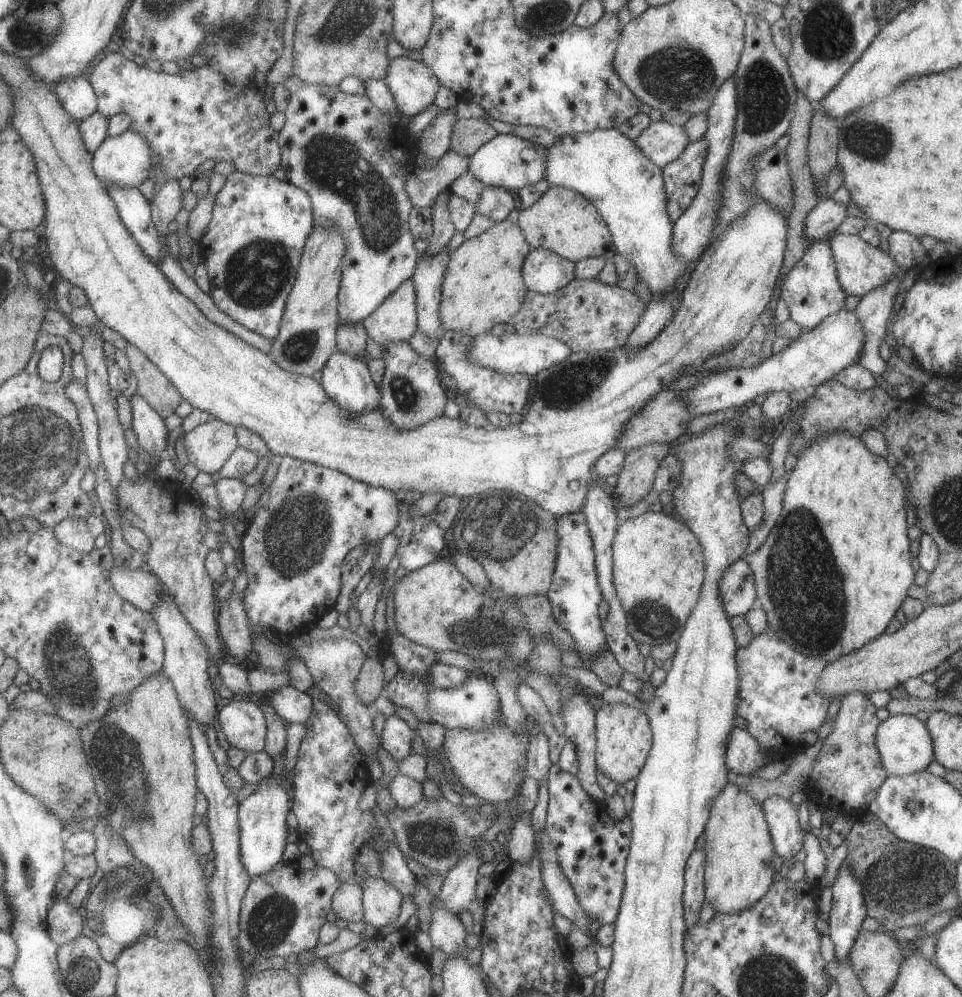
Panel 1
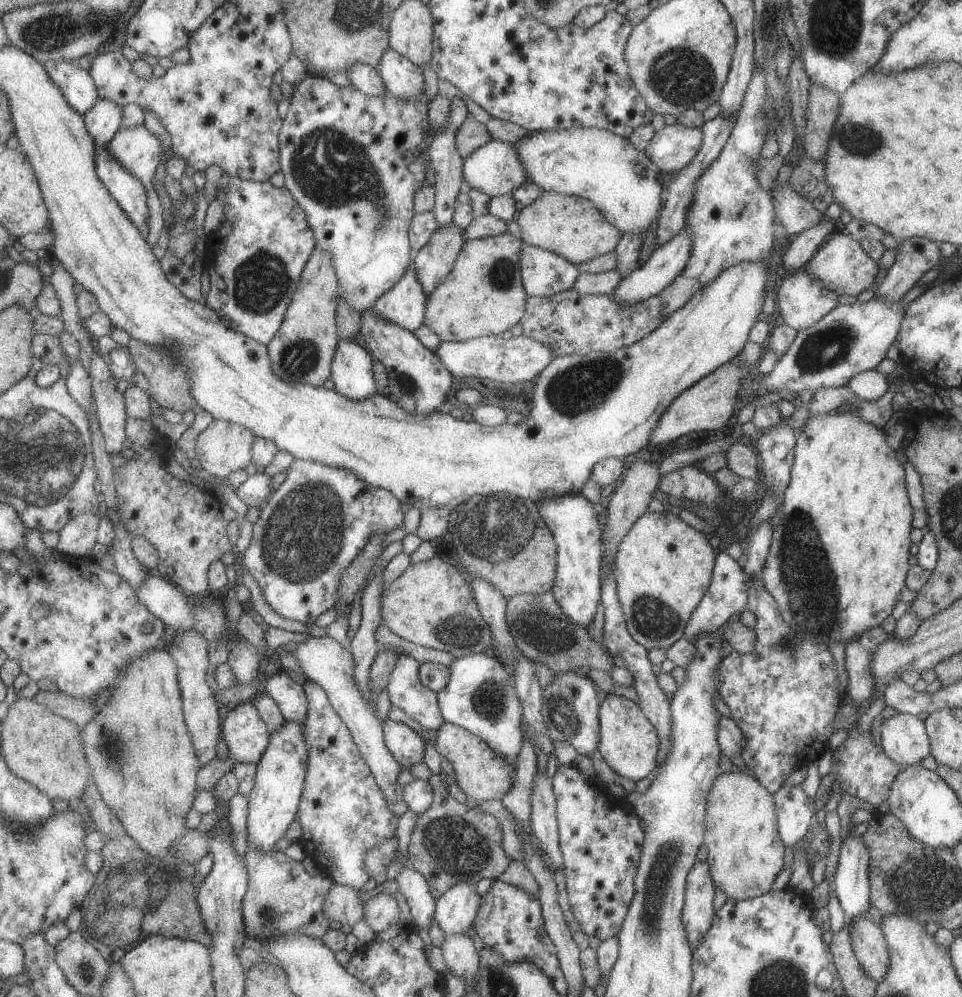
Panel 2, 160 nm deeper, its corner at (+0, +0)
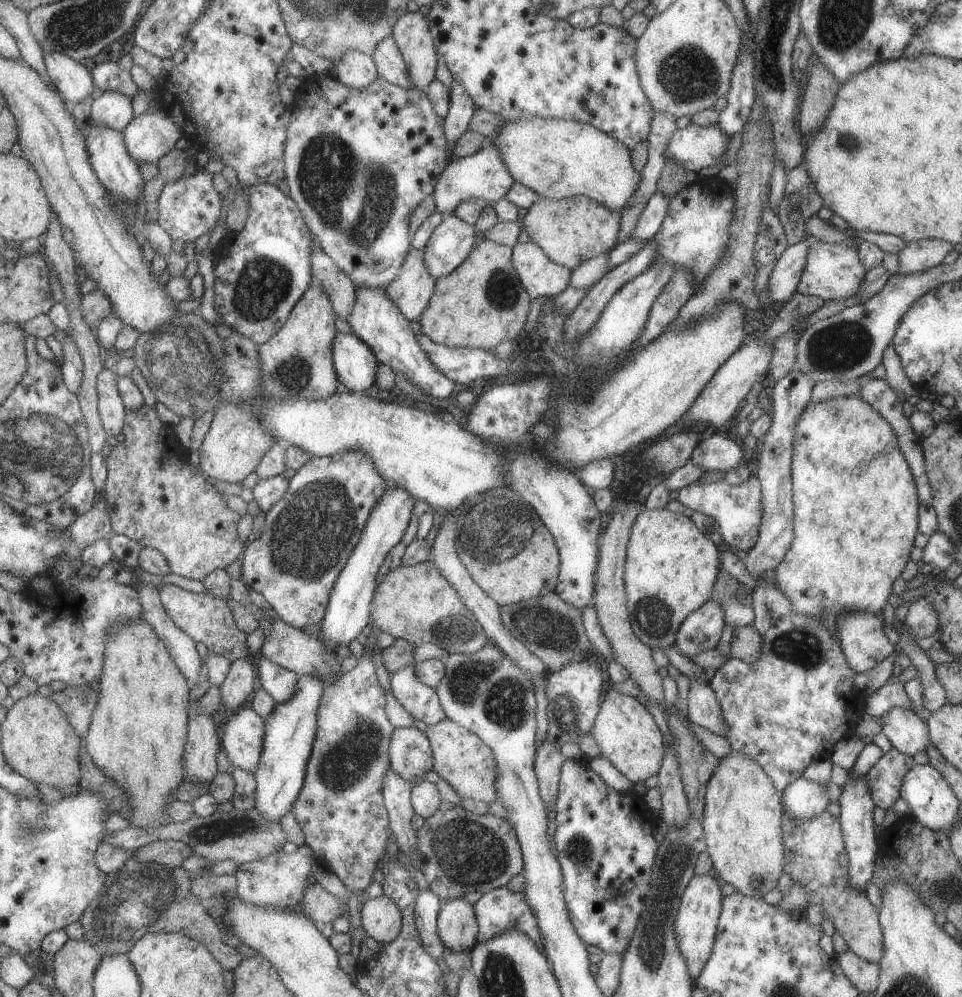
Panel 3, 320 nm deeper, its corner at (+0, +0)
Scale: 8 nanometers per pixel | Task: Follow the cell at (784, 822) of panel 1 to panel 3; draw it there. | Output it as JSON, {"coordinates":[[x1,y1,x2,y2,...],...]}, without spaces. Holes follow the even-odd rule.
{"coordinates":[[800,777,782,791,781,804,793,822,809,820,825,811,829,804,826,784]]}

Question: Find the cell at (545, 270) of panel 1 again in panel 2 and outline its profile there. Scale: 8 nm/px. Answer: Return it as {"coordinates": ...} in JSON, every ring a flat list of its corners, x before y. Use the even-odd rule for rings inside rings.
{"coordinates":[[523,243,519,259,521,260,522,286,529,296,549,297,570,290,578,276,577,267,571,262,537,246,527,246]]}

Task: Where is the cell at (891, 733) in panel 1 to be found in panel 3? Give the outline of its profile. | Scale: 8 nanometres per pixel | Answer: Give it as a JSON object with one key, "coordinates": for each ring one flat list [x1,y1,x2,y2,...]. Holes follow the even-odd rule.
{"coordinates":[[909,707,890,708,879,717,879,720,882,732,890,741,892,748,897,749,899,752,913,756,917,751,924,751,930,742,927,725]]}

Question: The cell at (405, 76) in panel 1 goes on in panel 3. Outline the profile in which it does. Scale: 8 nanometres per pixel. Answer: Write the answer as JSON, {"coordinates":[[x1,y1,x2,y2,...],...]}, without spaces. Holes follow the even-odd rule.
{"coordinates":[[391,35,379,43,373,55,381,77,403,88,414,88,411,84,407,63,396,38]]}

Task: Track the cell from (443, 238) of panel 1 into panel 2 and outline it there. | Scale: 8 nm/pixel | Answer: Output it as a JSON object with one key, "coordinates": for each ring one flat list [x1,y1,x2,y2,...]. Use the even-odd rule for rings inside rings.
{"coordinates":[[452,98,451,120,449,124,433,135,429,156,432,158,432,168,436,171,436,204,433,213,438,218,440,227,449,226,454,223,455,210,459,194,466,188,463,183,463,156,459,154,457,141,457,130,463,126,466,121,467,110,461,98]]}

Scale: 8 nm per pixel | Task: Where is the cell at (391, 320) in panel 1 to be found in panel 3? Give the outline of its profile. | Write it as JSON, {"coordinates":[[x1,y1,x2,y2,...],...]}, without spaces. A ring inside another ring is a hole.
{"coordinates":[[412,247,401,272,386,291,410,321,419,321,438,288,438,280,427,266,425,250]]}

